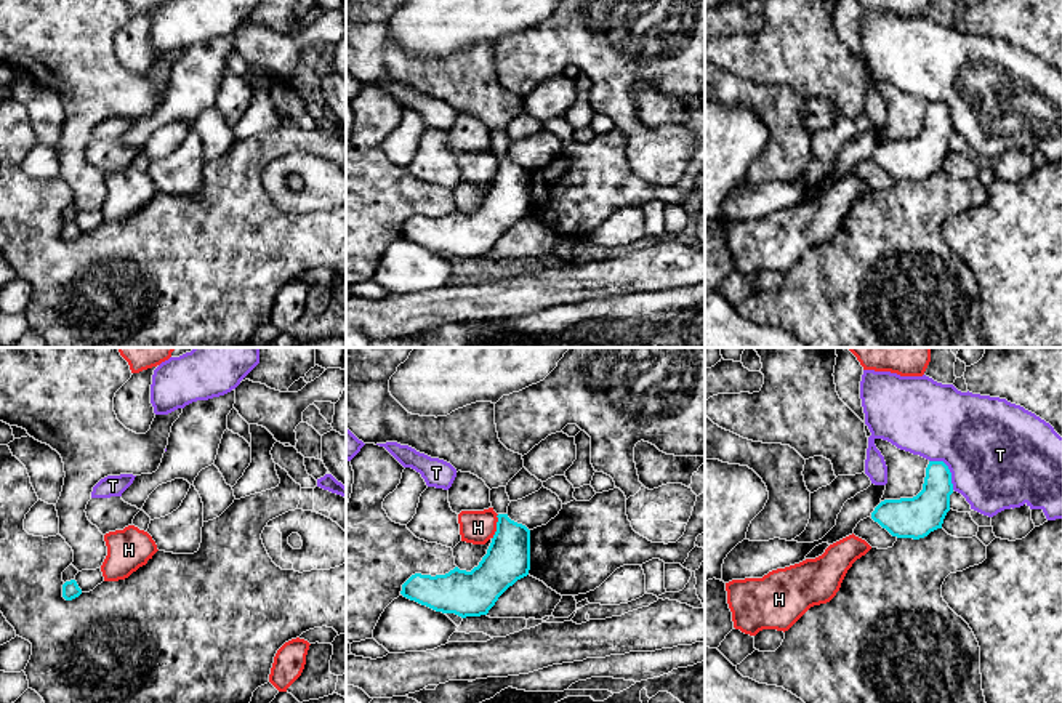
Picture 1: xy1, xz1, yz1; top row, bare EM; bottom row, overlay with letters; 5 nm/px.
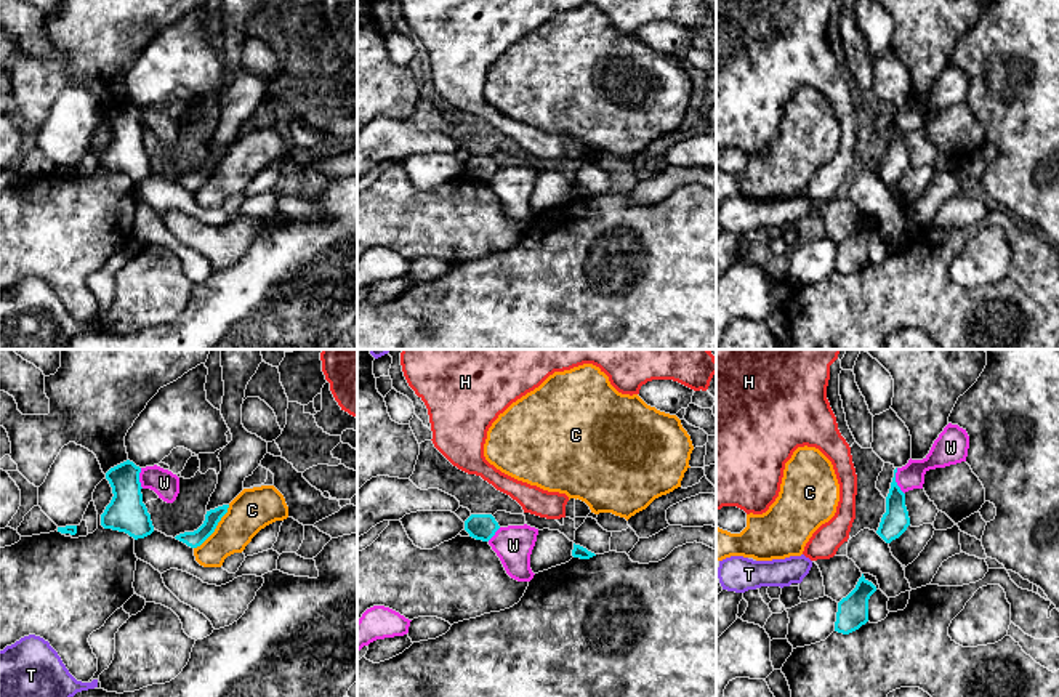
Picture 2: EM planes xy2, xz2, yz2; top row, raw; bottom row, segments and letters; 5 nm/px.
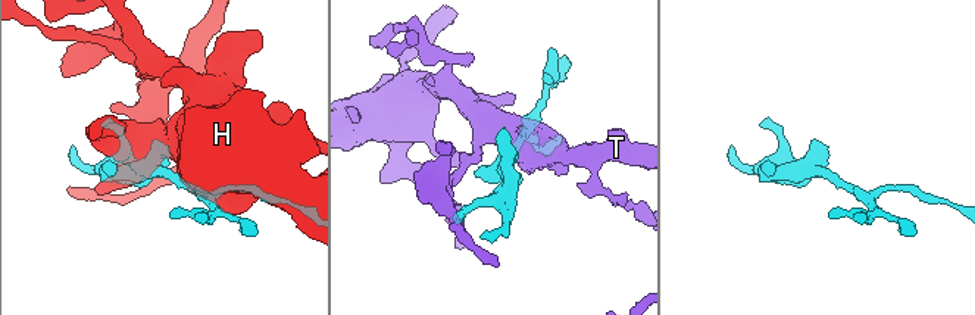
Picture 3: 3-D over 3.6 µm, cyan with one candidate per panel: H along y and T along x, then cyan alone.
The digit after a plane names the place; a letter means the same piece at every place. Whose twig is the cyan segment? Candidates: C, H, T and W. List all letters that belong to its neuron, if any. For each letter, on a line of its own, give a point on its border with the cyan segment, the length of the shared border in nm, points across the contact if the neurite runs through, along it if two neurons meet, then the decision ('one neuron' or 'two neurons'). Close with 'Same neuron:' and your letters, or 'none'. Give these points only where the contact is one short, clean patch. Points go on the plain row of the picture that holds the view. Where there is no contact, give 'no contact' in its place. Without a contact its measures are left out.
C: xy2 (215, 169) | 280 nm | along xy2 (229, 146), (217, 169), (194, 189) | two neurons
H: xz1 (497, 168) | 130 nm | two neurons
T: yz1 (949, 111) | 200 nm | two neurons
W: yz2 (894, 122) | 140 nm | along yz2 (896, 109), (896, 125), (904, 135) | two neurons
Same neuron: none

